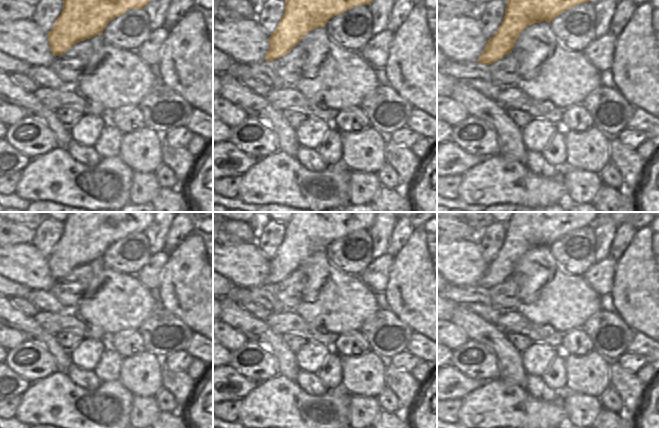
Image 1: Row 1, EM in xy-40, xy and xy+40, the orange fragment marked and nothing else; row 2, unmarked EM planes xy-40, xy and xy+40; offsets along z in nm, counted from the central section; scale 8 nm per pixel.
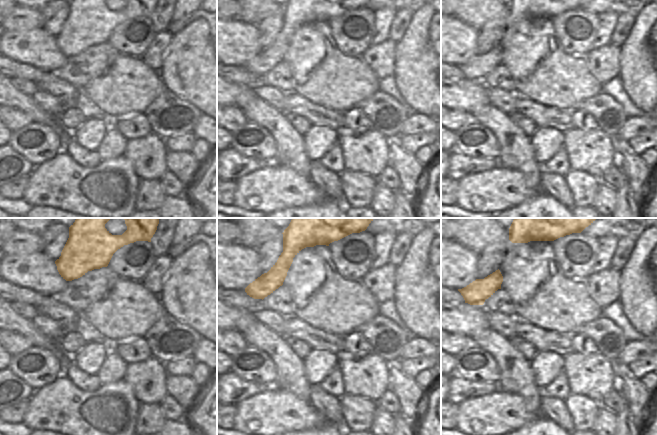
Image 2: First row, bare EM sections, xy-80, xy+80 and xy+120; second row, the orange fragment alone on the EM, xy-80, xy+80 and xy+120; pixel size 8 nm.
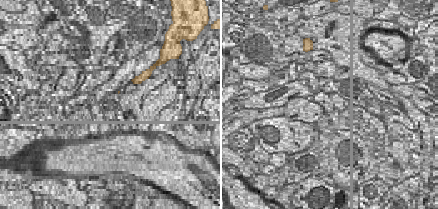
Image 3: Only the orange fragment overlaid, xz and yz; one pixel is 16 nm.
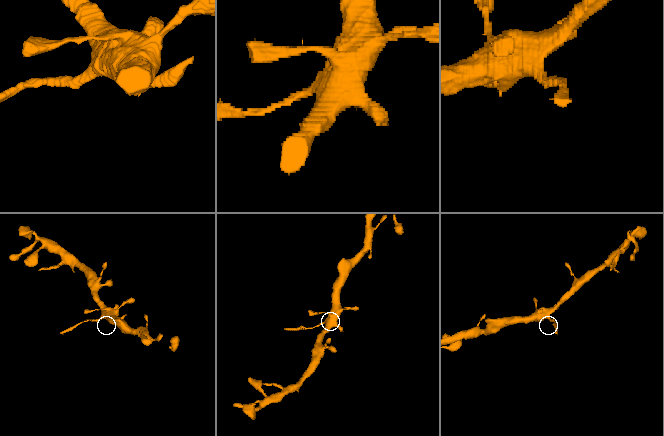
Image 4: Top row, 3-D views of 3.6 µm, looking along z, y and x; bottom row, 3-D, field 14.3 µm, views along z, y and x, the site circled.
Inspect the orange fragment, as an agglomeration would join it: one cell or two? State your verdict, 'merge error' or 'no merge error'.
merge error

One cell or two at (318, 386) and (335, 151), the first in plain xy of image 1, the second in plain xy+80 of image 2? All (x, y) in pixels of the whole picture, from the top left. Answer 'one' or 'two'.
two

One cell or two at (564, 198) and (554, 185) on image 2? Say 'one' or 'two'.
one

